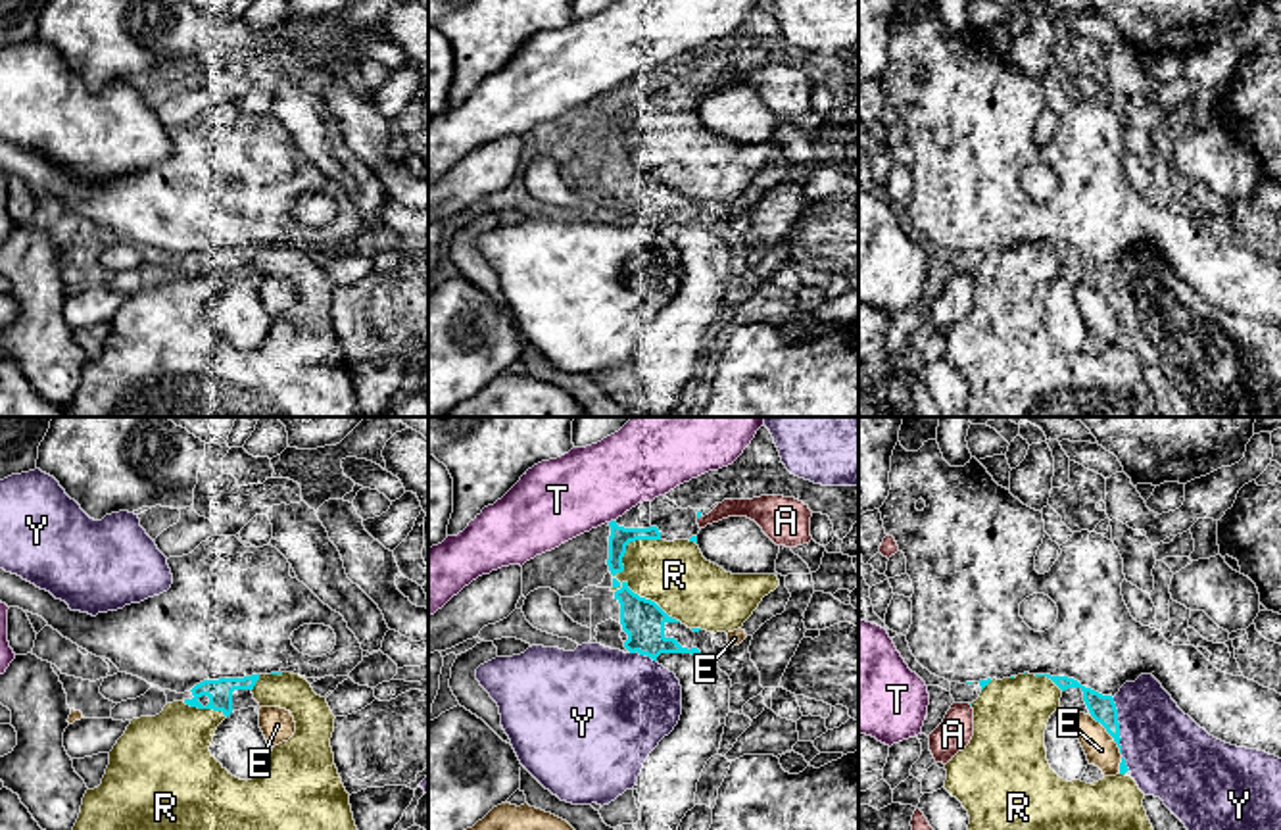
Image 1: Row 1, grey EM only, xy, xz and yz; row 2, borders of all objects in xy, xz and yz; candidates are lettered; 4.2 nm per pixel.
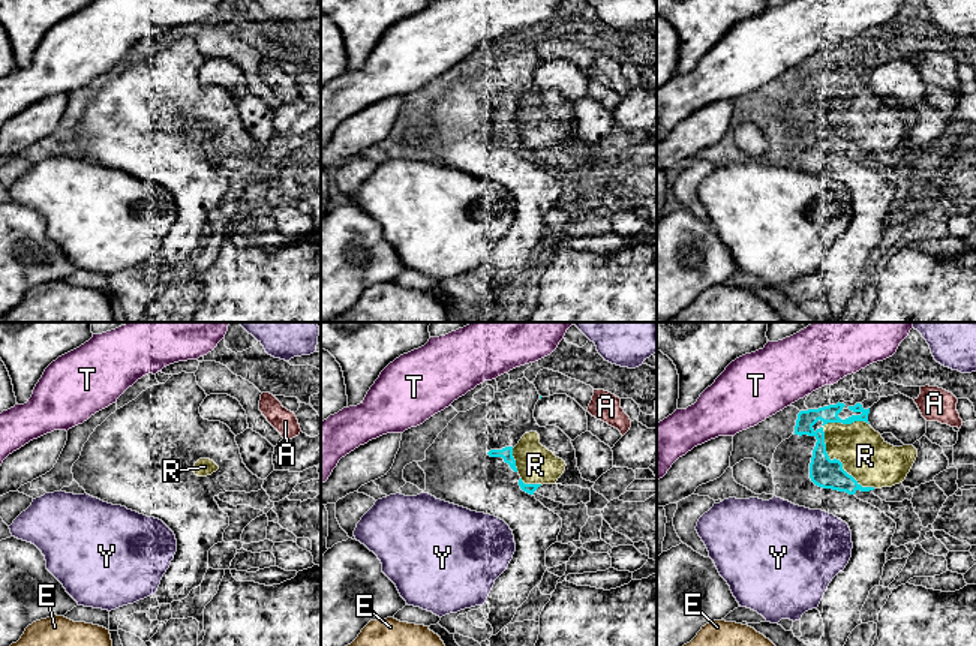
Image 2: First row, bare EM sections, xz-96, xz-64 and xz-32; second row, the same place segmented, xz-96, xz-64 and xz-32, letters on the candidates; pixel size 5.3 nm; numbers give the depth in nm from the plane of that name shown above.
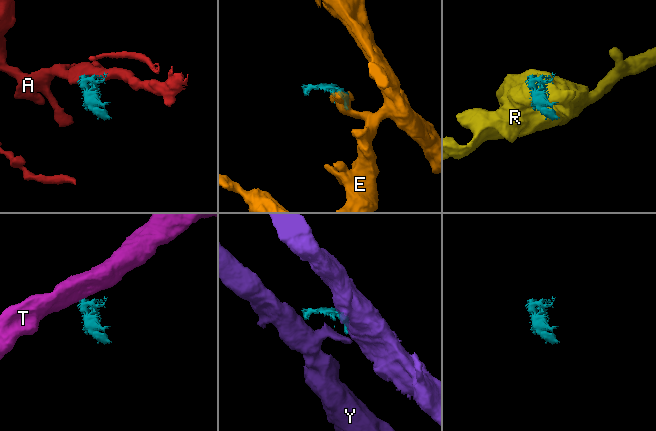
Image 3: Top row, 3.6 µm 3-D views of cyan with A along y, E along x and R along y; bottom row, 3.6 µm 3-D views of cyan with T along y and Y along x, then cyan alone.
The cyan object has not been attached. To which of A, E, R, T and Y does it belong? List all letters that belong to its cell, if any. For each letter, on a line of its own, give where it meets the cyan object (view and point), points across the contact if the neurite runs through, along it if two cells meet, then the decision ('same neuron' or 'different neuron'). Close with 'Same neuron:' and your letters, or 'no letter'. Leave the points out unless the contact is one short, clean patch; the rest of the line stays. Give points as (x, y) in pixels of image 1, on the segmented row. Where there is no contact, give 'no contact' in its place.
A: no contact; different neuron
E: meets cyan in yz at (1109, 732); border along yz (1089, 715), (1105, 729), (1120, 754); different neuron
R: meets cyan in xz at (627, 586); different neuron
T: meets cyan in xz at (611, 521); different neuron
Y: meets cyan in yz at (1118, 725); border along yz (1112, 698), (1118, 709), (1122, 752); different neuron
Same neuron: no letter

